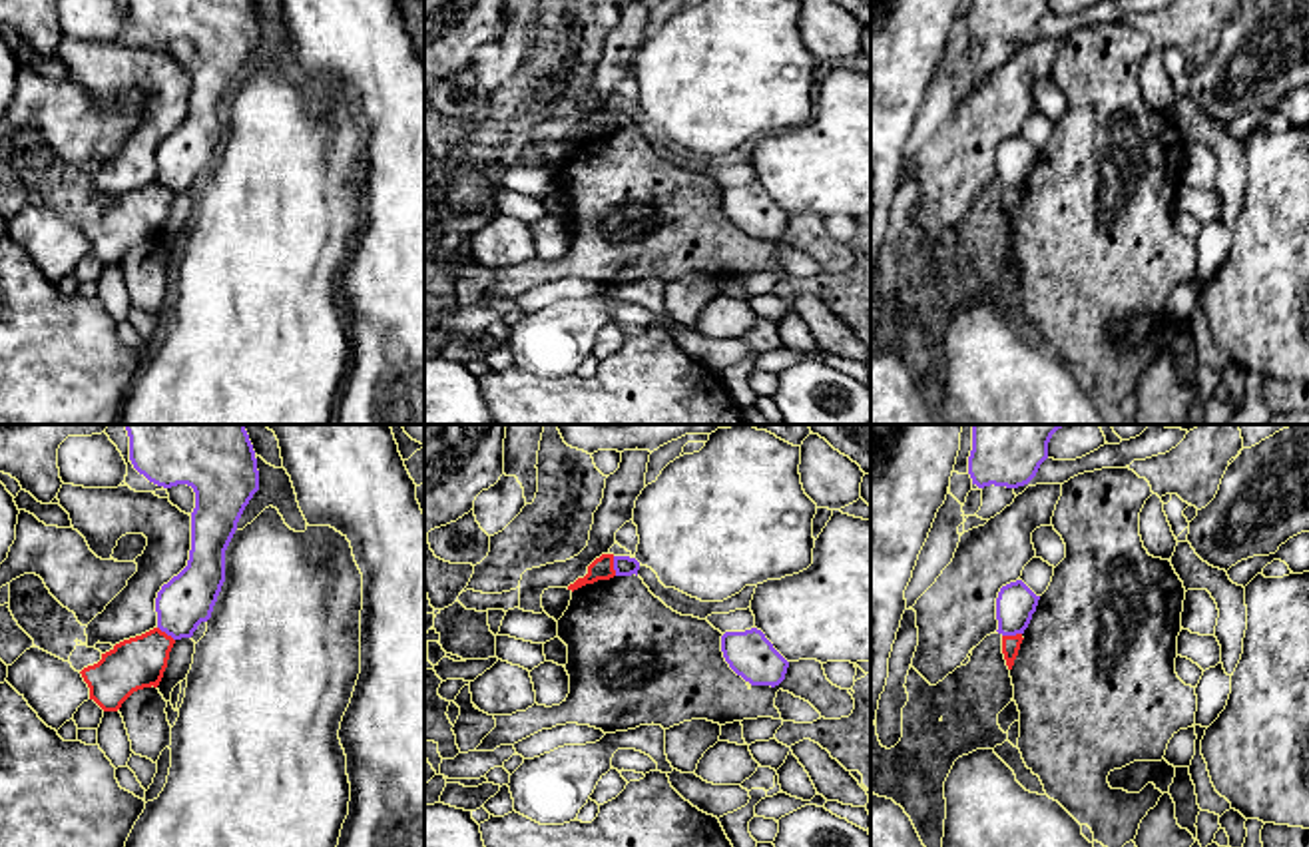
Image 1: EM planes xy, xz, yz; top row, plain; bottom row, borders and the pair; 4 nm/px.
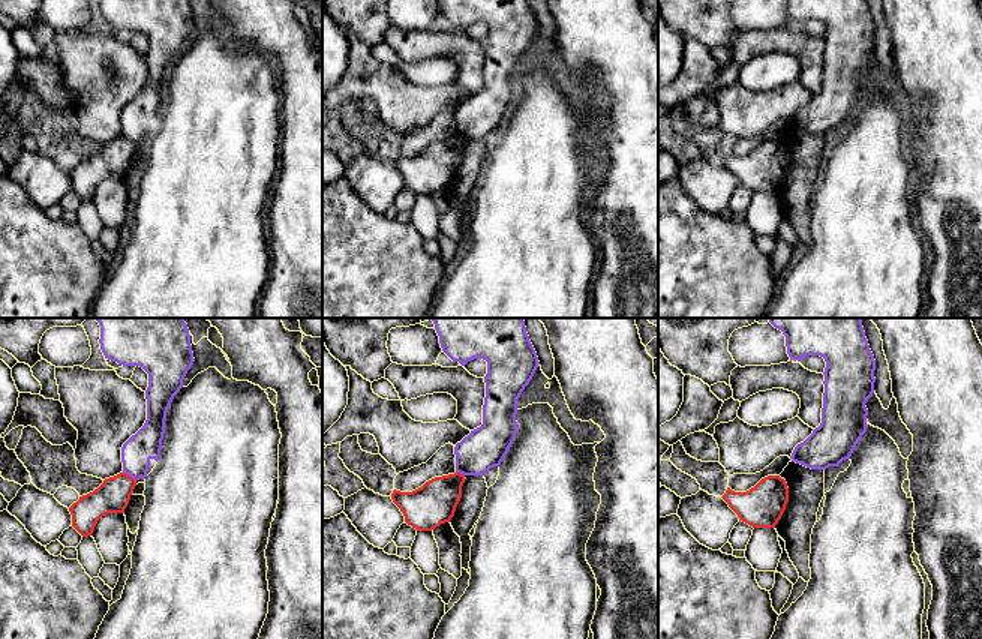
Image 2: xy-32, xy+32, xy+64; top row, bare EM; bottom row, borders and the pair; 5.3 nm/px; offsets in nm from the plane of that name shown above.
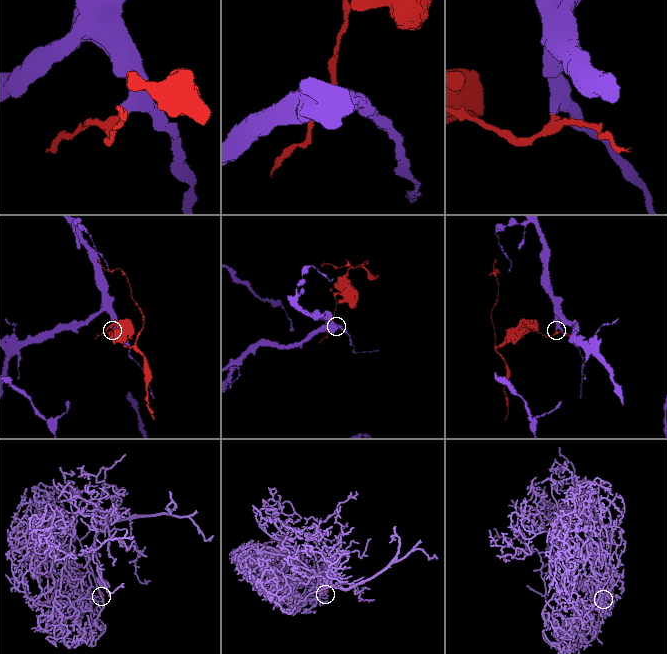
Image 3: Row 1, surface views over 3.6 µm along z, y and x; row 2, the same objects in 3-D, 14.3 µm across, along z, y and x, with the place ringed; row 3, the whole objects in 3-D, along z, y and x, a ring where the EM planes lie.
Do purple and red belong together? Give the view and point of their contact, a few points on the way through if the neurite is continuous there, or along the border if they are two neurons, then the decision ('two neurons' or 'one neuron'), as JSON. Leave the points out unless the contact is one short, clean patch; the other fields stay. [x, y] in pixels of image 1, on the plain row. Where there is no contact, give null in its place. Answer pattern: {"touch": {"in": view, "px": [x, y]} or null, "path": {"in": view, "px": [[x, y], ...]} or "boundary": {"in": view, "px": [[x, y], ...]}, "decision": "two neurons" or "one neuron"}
{"touch": {"in": "xz", "px": [614, 120]}, "boundary": {"in": "xz", "px": [[612, 110], [616, 128]]}, "decision": "two neurons"}

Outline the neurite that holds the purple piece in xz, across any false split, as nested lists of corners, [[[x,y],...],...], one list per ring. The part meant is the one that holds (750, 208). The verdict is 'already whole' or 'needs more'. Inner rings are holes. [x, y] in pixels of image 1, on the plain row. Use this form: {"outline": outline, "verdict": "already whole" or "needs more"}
{"outline": [[[757,181],[725,185],[721,205],[729,221],[751,239],[779,239],[785,233],[789,215],[773,201]]], "verdict": "already whole"}

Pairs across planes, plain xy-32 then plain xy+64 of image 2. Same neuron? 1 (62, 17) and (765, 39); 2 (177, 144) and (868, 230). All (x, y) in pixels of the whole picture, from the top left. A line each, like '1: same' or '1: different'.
1: different
2: same

